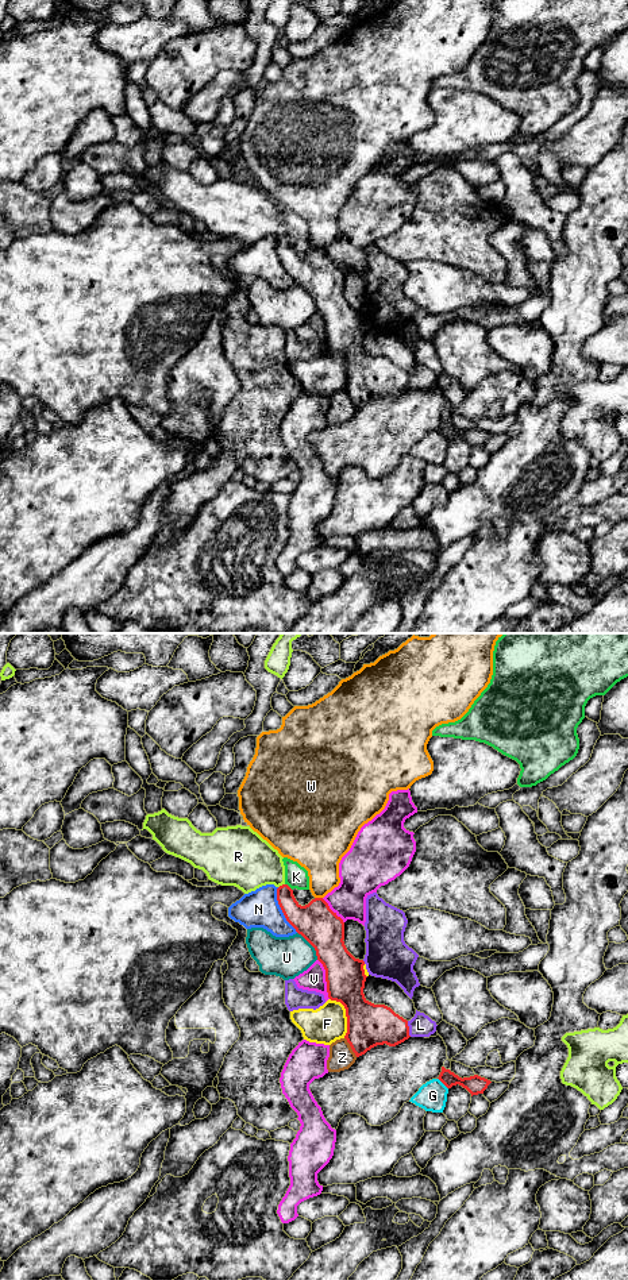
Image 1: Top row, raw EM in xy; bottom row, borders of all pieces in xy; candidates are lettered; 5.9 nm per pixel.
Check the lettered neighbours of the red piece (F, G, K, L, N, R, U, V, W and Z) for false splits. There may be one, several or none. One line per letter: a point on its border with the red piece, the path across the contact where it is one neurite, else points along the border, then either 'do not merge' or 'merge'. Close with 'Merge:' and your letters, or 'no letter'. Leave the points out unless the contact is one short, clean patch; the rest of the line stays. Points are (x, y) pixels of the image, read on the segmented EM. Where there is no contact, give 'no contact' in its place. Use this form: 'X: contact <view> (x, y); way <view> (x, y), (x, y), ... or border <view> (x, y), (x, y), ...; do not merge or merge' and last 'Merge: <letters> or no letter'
F: contact xy (346, 1016); border xy (330, 998), (339, 1002), (345, 1009), (345, 1037); do not merge
G: contact xy (442, 1082); do not merge
K: contact xy (289, 887); merge
L: contact xy (408, 1029); do not merge
N: contact xy (281, 909); border xy (277, 887), (277, 903), (285, 920), (297, 932); do not merge
R: contact xy (282, 885); do not merge
U: contact xy (311, 944); border xy (297, 932), (314, 948), (318, 959); do not merge
V: contact xy (326, 979); do not merge
W: contact xy (319, 898); border xy (315, 897), (322, 898); do not merge
Z: contact xy (350, 1045); do not merge
Merge: K

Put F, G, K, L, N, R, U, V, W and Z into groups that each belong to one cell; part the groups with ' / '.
F / G / K / L / N / R / U / V / W / Z

